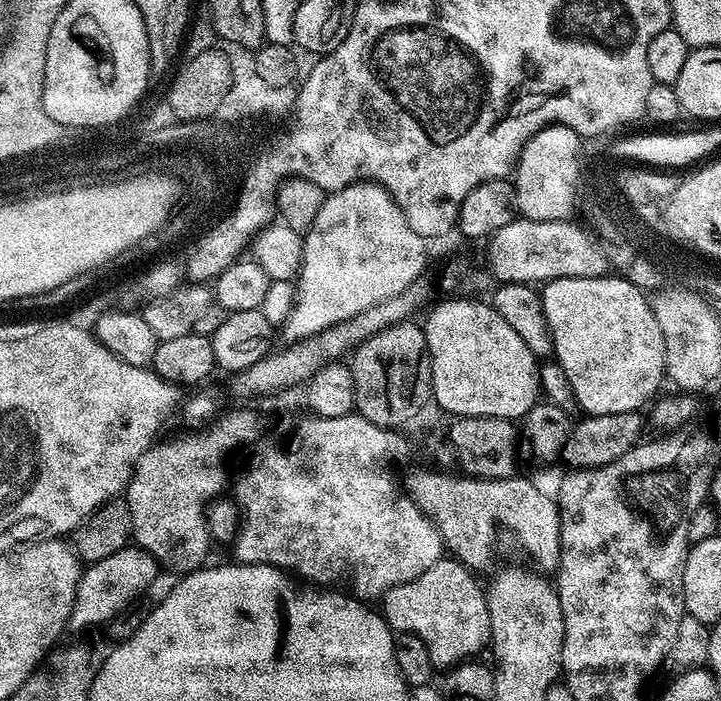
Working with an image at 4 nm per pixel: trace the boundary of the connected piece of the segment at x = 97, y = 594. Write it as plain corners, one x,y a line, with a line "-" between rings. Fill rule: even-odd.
139,546
124,547
101,561
89,563
80,574
80,585
76,591
72,616
68,619
68,628
74,630
88,628
91,624
106,625
128,603
145,595
159,572
162,572
161,565
145,548

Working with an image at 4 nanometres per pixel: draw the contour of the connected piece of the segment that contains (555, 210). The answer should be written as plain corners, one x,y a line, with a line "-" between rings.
549,124
528,139
516,161
517,209
530,220
569,219
572,216
572,184
576,184
576,131
561,124

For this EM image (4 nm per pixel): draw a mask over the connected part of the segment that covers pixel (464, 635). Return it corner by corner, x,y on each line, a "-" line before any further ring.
442,558
430,570
418,574
410,582
402,582
402,586
394,586
382,597
382,615
388,627
397,633
413,632
422,642
426,642
426,650
430,650
430,662
433,669
451,670
458,664
471,661
480,651
489,647
492,639
490,618
488,617
488,597
485,589
475,580
473,573
455,558

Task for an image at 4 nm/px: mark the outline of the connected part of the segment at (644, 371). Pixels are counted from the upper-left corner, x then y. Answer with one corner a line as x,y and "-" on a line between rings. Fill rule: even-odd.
619,274
598,278
558,278
543,285
542,299
552,335
554,360
565,371
579,407
587,415
635,412
643,409
643,404
647,405
657,395
655,392
659,390
660,383
666,380
666,350
658,318
654,318
649,297
641,289
635,288

